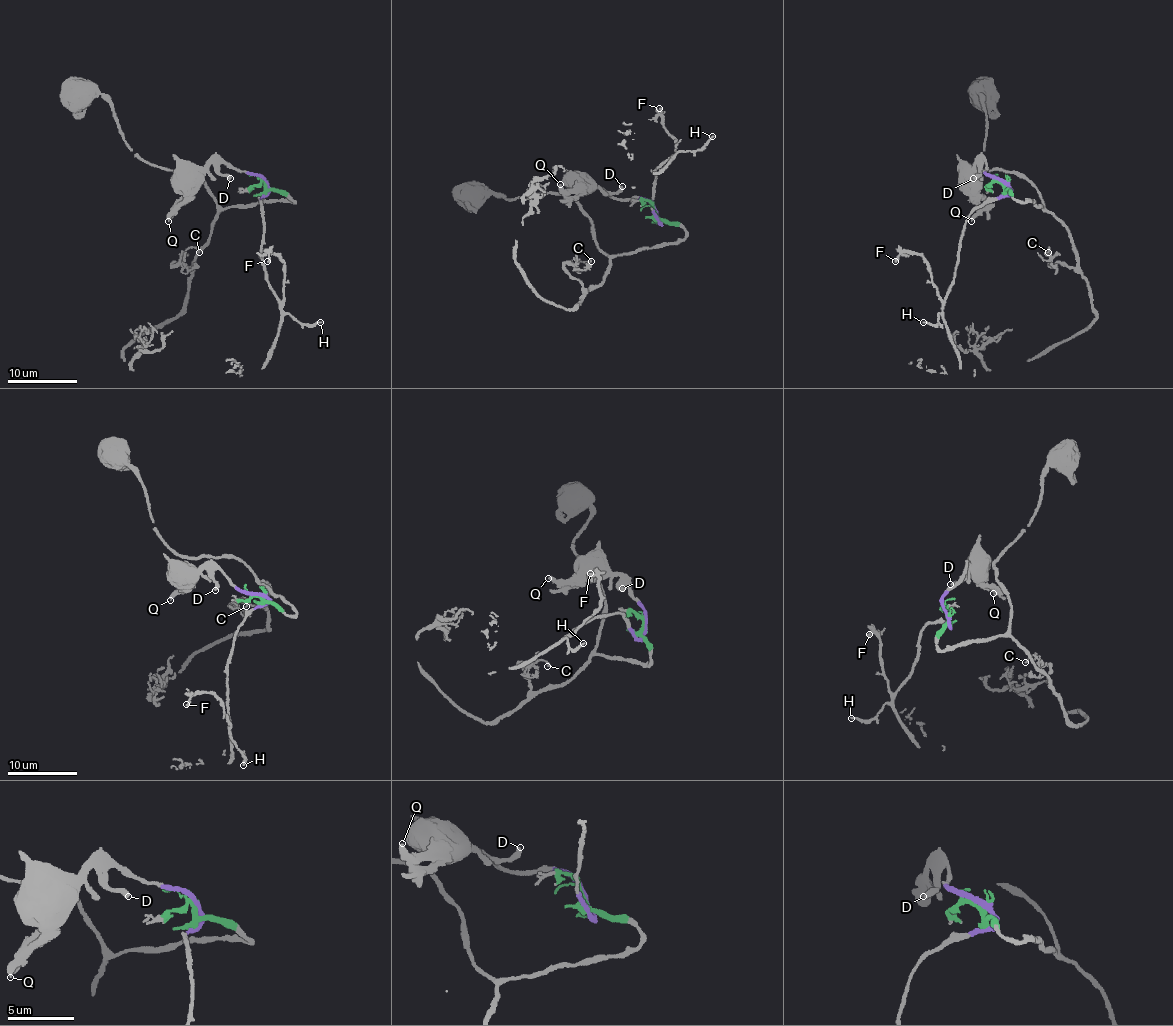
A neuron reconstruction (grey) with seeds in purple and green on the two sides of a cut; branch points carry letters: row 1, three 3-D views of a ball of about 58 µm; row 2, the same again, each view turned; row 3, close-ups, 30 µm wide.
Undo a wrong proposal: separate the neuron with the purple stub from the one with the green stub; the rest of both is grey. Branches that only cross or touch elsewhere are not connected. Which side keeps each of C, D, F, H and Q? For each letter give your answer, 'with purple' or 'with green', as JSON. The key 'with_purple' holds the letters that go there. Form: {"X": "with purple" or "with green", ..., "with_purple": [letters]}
{"C": "with green", "D": "with purple", "F": "with purple", "H": "with purple", "Q": "with purple", "with_purple": ["D", "F", "H", "Q"]}

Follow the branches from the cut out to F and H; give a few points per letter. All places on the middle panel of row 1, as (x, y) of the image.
F: (657, 215), (652, 201), (654, 173), (673, 156), (676, 146), (676, 140), (664, 126), (659, 107)
H: (657, 215), (652, 201), (654, 172), (676, 152), (695, 151), (713, 135)

